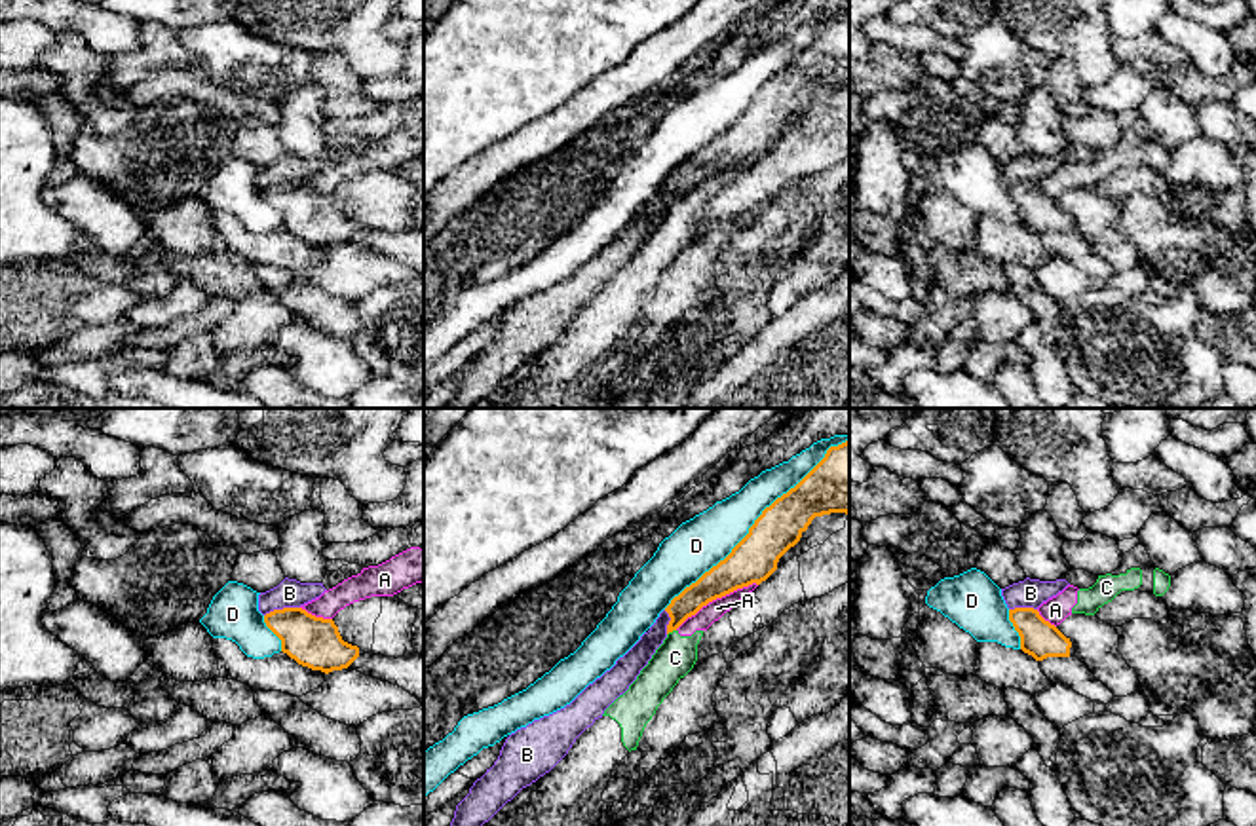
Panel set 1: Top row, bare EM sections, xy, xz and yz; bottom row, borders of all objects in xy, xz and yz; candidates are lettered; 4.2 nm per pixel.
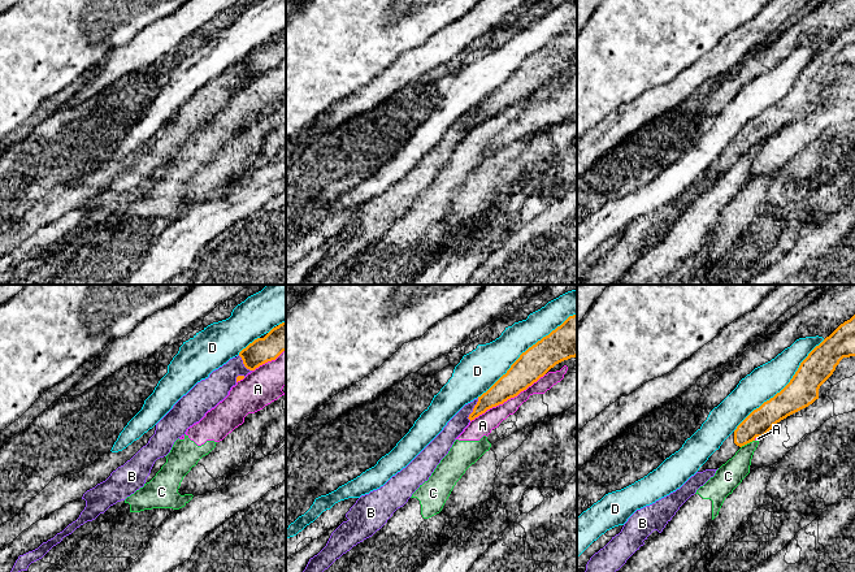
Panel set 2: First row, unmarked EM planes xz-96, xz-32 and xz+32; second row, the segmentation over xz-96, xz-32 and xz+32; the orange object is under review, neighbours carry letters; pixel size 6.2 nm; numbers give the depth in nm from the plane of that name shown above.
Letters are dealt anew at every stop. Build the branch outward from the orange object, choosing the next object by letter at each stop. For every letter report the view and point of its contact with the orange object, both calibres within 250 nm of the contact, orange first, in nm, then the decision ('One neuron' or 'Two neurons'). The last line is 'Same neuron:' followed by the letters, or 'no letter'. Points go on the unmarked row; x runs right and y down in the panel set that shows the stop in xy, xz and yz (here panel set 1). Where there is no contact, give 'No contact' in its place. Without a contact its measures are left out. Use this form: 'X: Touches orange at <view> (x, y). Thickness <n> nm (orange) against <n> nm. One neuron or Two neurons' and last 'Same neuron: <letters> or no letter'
A: Touches orange at xz (715, 173). Thickness 190 nm (orange) against 80 nm. Two neurons
B: Touches orange at xy (284, 183). Thickness 220 nm (orange) against 120 nm. Two neurons
C: Touches orange at xz (671, 206). Thickness 120 nm (orange) against 170 nm. Two neurons
D: Touches orange at xz (755, 95). Thickness 200 nm (orange) against 220 nm. Two neurons
Same neuron: no letter

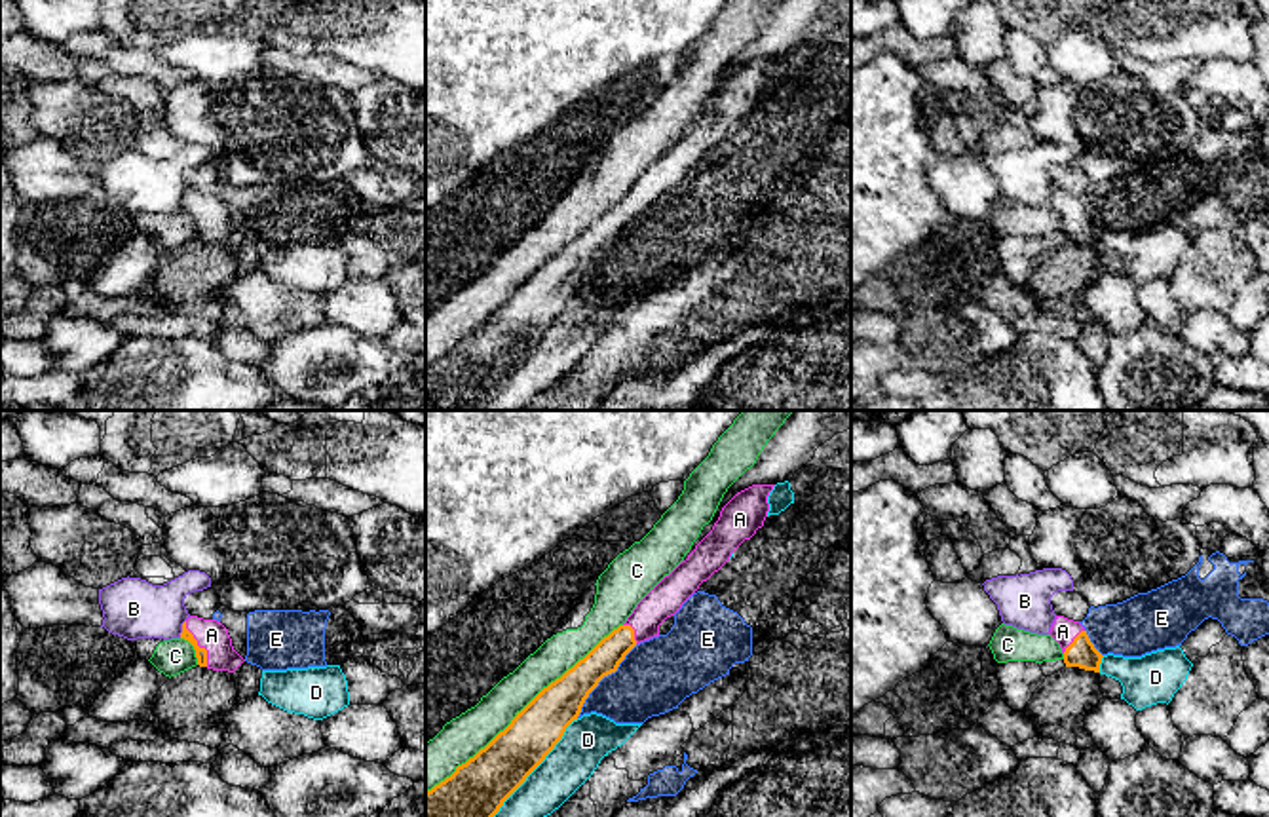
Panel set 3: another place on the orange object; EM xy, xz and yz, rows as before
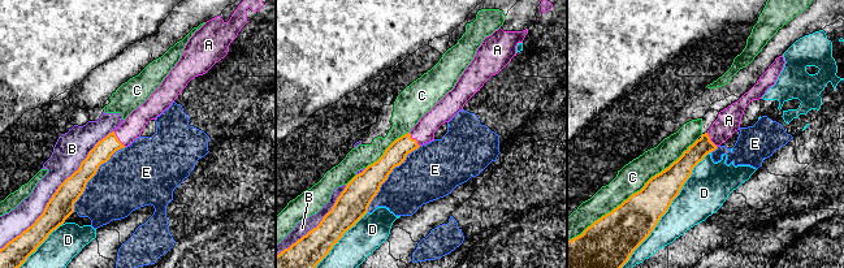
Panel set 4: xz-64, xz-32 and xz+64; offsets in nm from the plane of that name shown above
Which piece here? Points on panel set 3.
A: Touches orange at xy (196, 219). Thickness 50 nm (orange) against 130 nm. One neuron
B: Touches orange at xy (183, 204). Thickness 50 nm (orange) against 260 nm. Two neurons
C: Touches orange at xz (523, 284). Thickness 220 nm (orange) against 170 nm. Two neurons
D: Touches orange at xz (527, 350). Thickness 240 nm (orange) against 200 nm. Two neurons
E: Touches orange at xz (603, 251). Thickness 190 nm (orange) against 300 nm. Two neurons
Same neuron: A

